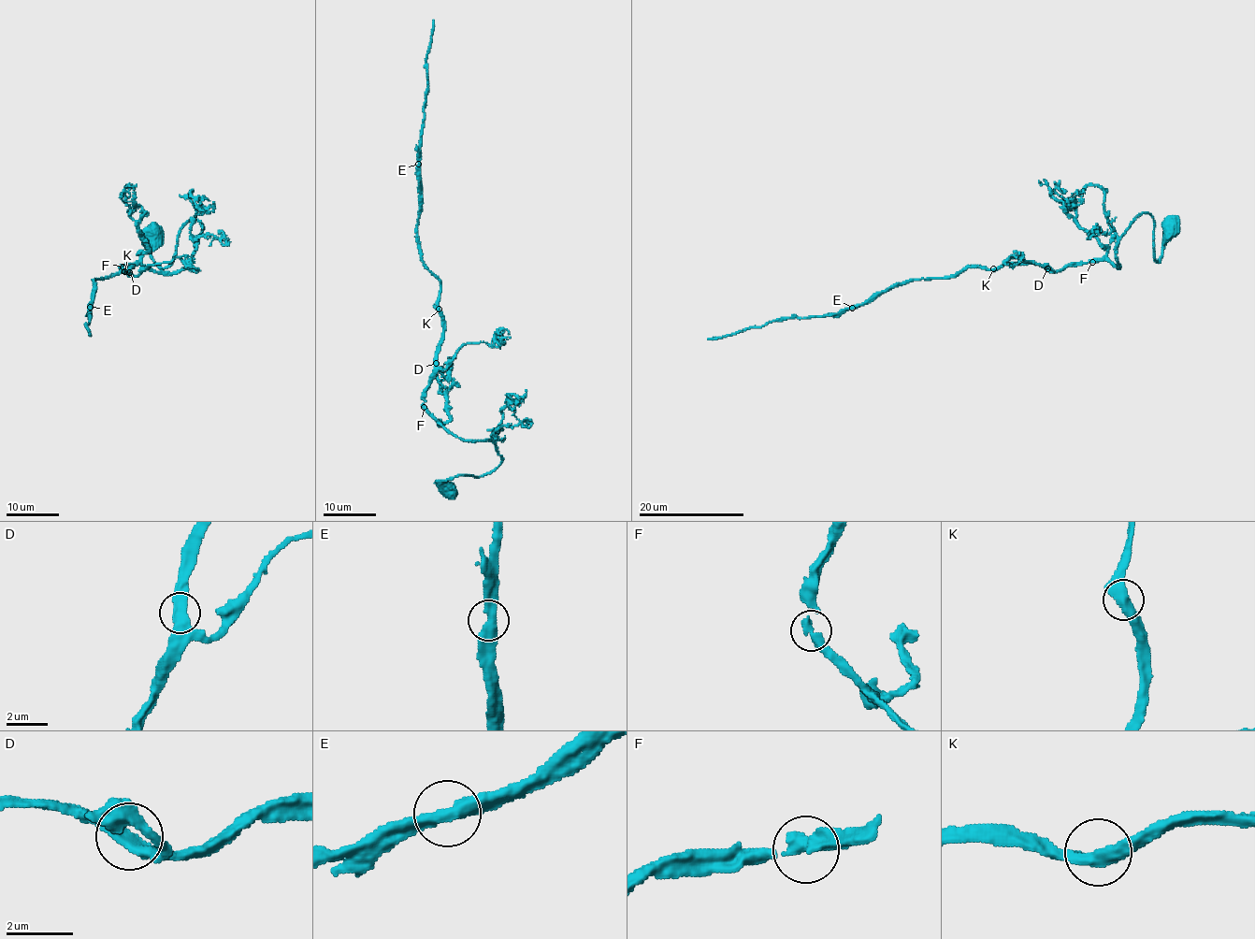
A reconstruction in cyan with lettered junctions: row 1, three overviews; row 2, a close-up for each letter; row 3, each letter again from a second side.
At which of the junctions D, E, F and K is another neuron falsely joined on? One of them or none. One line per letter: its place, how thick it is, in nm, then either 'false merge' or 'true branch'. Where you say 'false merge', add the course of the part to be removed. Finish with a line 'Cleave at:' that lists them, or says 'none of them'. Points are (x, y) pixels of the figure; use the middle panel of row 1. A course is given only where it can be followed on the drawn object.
D: at (436, 363); 420 nm thick; true branch
E: at (418, 164); 460 nm thick; false merge; foreign part runs (418, 163), (427, 81), (426, 57), (434, 20)
F: at (424, 407); 400 nm thick; true branch
K: at (439, 309); 440 nm thick; true branch
Cleave at: E

